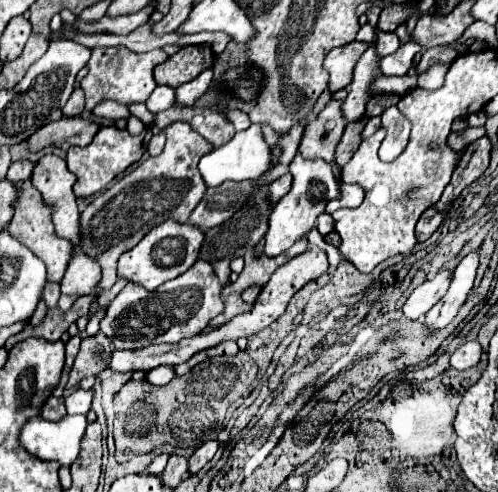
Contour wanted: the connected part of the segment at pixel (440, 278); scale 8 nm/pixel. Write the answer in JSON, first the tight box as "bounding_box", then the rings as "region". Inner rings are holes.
{"bounding_box":[403,270,451,320],"region":[[[441,270],[437,272],[431,280],[427,280],[425,284],[417,286],[411,296],[407,298],[407,302],[403,304],[403,314],[407,320],[421,320],[427,310],[439,302],[439,298],[447,292],[449,288],[449,278],[451,278],[451,272],[449,270]]]}

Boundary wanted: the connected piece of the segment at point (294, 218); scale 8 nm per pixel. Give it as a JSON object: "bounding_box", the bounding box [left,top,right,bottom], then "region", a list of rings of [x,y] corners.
{"bounding_box":[263,154,341,256],"region":[[[297,154],[289,166],[289,172],[293,174],[293,186],[289,194],[279,200],[279,204],[273,208],[269,216],[269,232],[267,232],[265,248],[263,248],[267,256],[279,256],[281,252],[289,250],[295,240],[309,234],[309,230],[315,226],[317,216],[325,210],[325,204],[341,196],[337,180],[333,176],[333,168],[325,160],[319,160],[319,158],[307,160]]]}

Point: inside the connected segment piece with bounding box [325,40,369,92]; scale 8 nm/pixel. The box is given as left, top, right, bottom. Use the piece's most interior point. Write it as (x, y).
(340, 62)

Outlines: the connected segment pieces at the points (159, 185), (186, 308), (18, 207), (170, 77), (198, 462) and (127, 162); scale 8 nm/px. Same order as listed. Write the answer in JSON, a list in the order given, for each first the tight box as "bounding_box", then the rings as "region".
[{"bounding_box":[81,122,213,288],"region":[[[173,122],[165,128],[165,148],[159,156],[155,158],[147,158],[145,162],[141,162],[133,172],[129,172],[127,176],[123,176],[121,180],[117,180],[109,190],[105,190],[103,194],[99,194],[81,214],[81,236],[83,236],[83,250],[99,260],[101,270],[103,270],[103,280],[101,280],[101,288],[111,288],[117,280],[117,260],[123,252],[131,250],[151,228],[159,226],[159,222],[167,220],[167,218],[175,218],[179,222],[187,222],[189,214],[193,212],[193,208],[201,202],[201,198],[205,196],[205,182],[197,170],[197,162],[201,156],[205,156],[207,152],[213,150],[213,144],[207,142],[201,134],[197,134],[187,122]]]},{"bounding_box":[101,258,225,350],"region":[[[201,258],[183,276],[161,284],[155,292],[129,282],[111,302],[101,324],[101,332],[111,338],[117,350],[143,348],[151,344],[175,344],[187,336],[197,336],[217,314],[223,312],[225,304],[221,300],[221,290],[223,284],[213,272],[213,266]]]},{"bounding_box":[9,182,71,283],"region":[[[27,182],[21,188],[21,192],[17,194],[17,198],[13,202],[13,208],[15,208],[15,214],[9,224],[9,234],[45,262],[47,281],[60,283],[65,274],[65,268],[67,268],[67,260],[71,258],[71,244],[67,244],[67,240],[55,236],[55,232],[51,228],[51,210],[43,204],[39,192],[35,192],[31,182]]]},{"bounding_box":[153,44,215,88],"region":[[[211,44],[201,46],[183,46],[177,54],[169,56],[163,64],[159,64],[153,72],[153,78],[157,84],[165,84],[171,88],[181,86],[183,82],[189,82],[197,78],[203,68],[213,68],[215,54],[211,50]]]},{"bounding_box":[189,440,219,476],"region":[[[217,440],[205,442],[201,448],[197,448],[197,450],[193,452],[193,456],[189,458],[189,474],[191,474],[191,476],[197,474],[197,472],[215,456],[217,448],[219,448],[219,442],[217,442]]]},{"bounding_box":[65,126,153,198],"region":[[[101,126],[89,146],[85,146],[85,148],[71,146],[67,150],[65,160],[67,160],[67,168],[79,178],[77,184],[73,186],[75,196],[87,198],[87,196],[93,196],[93,194],[101,192],[115,176],[125,172],[131,164],[135,164],[143,156],[151,136],[153,134],[151,134],[149,128],[145,128],[139,136],[131,136],[127,130],[119,130],[117,126]]]}]

